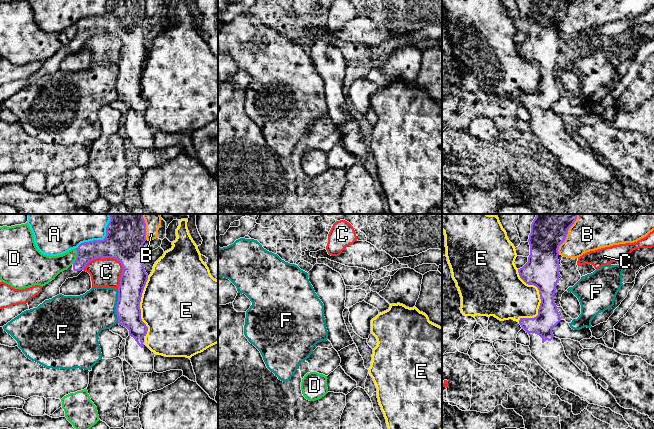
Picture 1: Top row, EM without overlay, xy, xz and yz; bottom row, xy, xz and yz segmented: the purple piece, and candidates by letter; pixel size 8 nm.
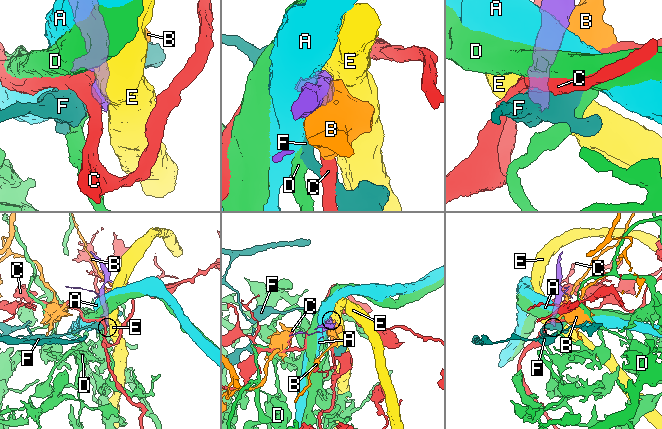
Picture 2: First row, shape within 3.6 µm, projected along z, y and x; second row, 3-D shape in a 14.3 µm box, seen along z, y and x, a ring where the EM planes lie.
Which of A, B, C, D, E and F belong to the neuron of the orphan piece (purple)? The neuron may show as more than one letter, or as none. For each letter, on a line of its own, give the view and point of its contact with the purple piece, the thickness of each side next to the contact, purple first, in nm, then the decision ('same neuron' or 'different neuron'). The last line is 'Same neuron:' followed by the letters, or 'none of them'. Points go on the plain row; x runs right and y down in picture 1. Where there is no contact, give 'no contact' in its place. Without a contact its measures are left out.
A: xy (96, 16) | 300/220 nm | different neuron
B: yz (565, 14) | 260/240 nm | different neuron
C: xy (114, 34) | 300/220 nm | different neuron
D: xy (77, 32) | 160/190 nm | different neuron
E: yz (540, 74) | 280/360 nm | different neuron
F: xy (116, 83) | 200/340 nm | different neuron
Same neuron: none of them

